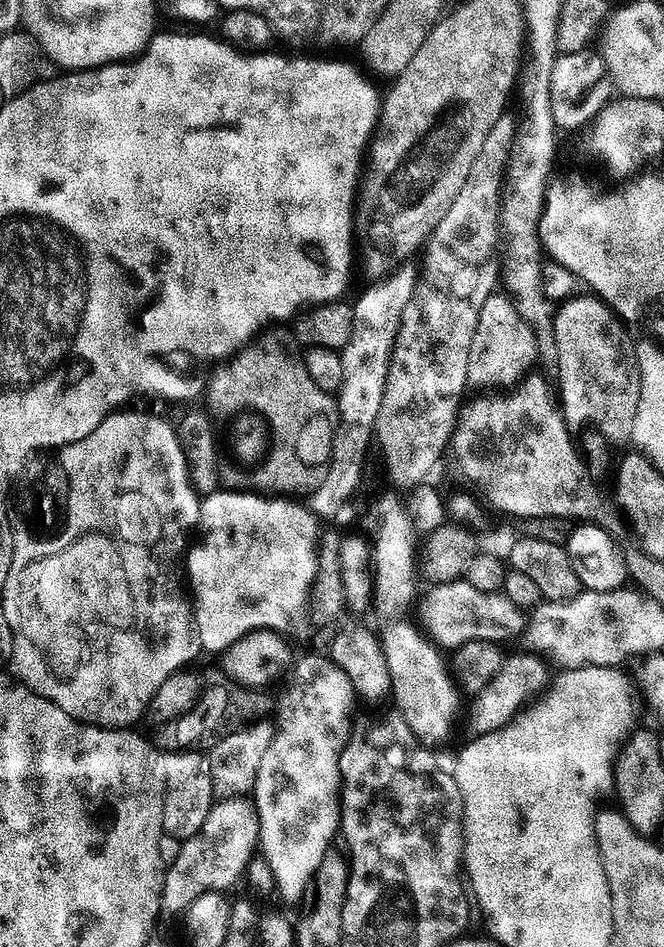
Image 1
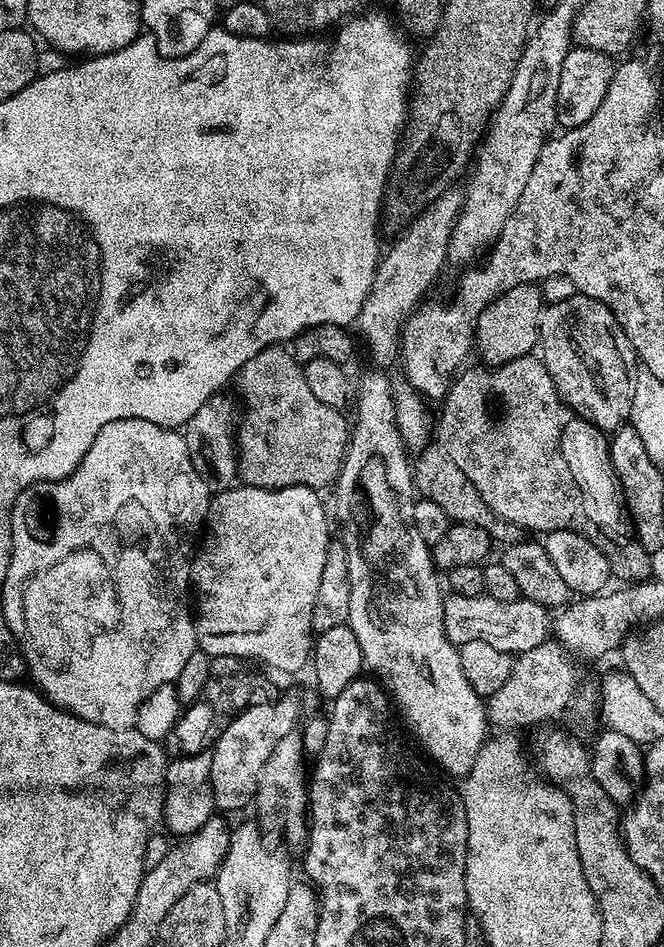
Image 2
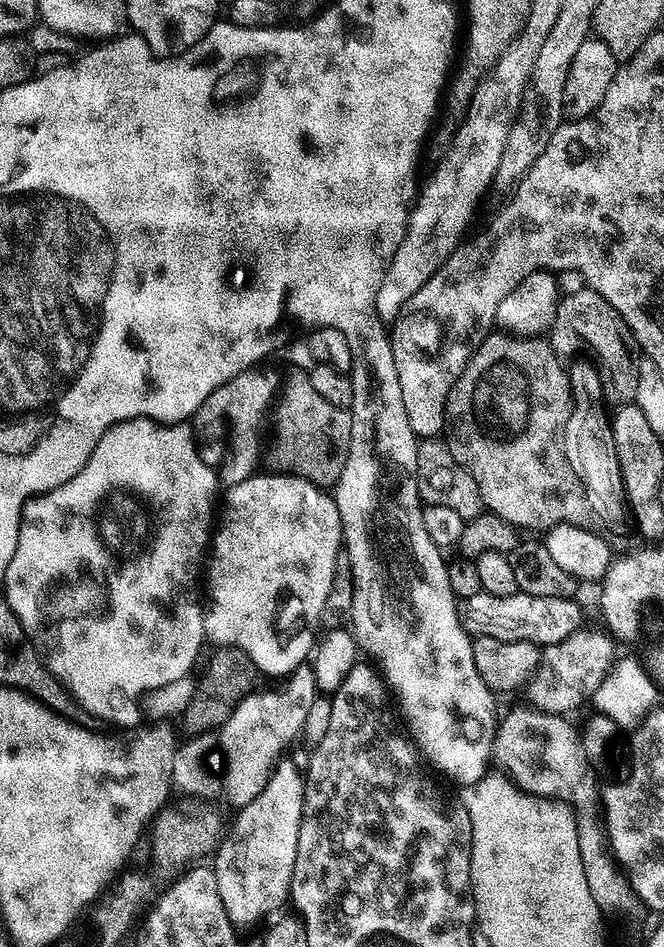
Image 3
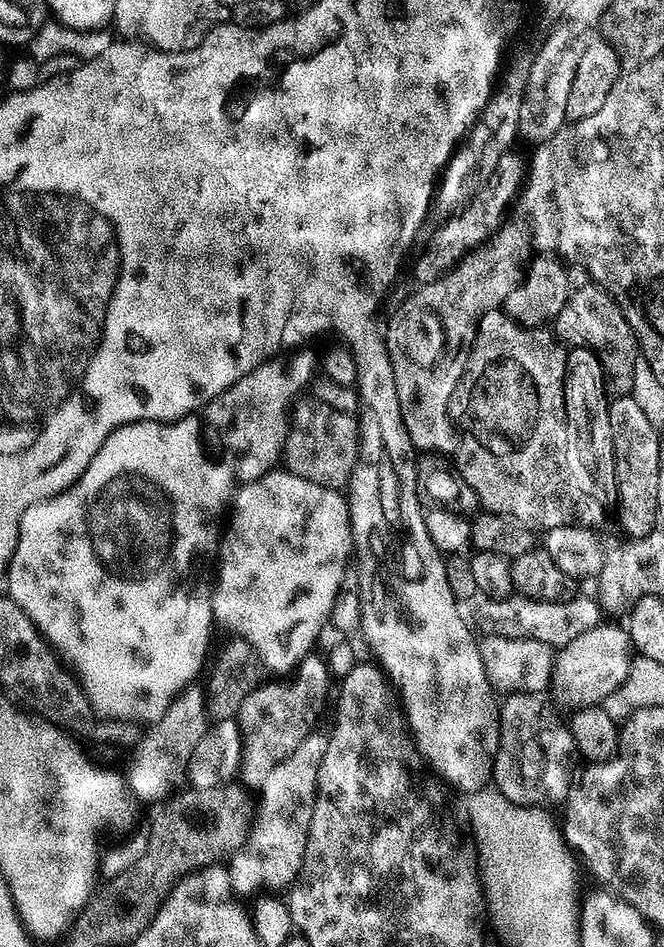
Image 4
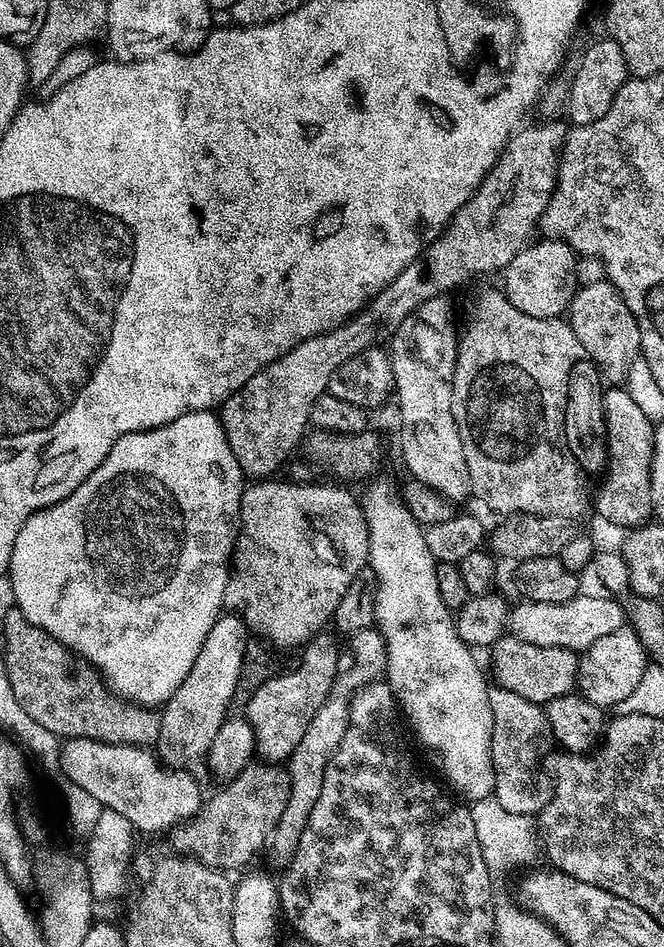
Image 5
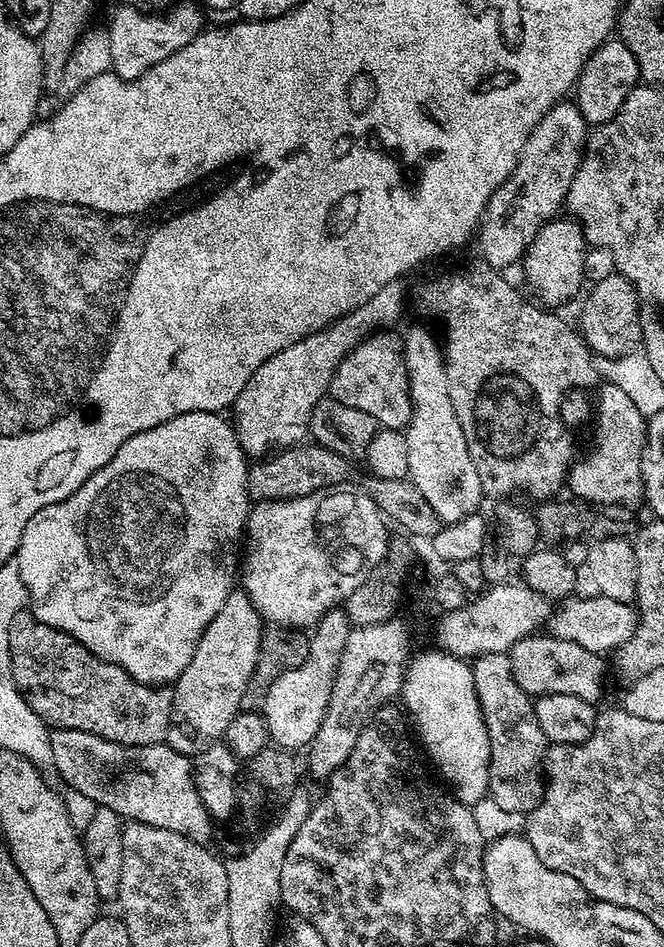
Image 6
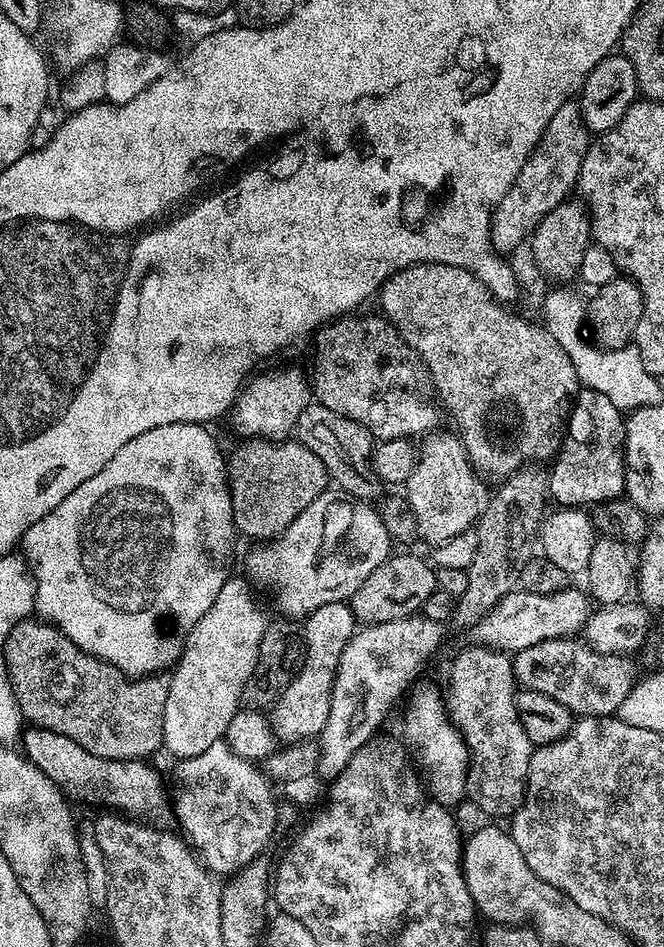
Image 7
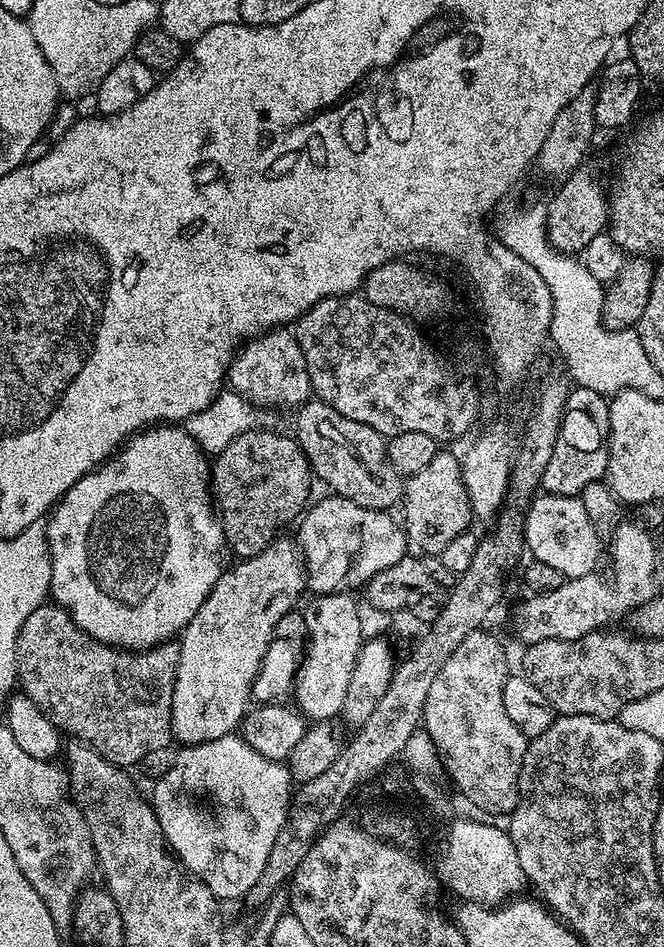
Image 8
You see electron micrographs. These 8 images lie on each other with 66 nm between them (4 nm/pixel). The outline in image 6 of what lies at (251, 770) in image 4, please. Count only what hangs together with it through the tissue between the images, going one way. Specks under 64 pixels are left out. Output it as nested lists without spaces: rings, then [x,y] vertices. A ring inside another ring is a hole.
[[[343,607],[331,608],[311,629],[309,640],[309,656],[302,666],[294,670],[286,670],[275,678],[263,696],[262,719],[271,743],[277,748],[300,750],[311,745],[314,734],[326,714],[326,706],[330,702],[332,683],[336,677],[336,667],[342,654],[342,646],[346,646],[346,638],[350,631],[350,623]]]

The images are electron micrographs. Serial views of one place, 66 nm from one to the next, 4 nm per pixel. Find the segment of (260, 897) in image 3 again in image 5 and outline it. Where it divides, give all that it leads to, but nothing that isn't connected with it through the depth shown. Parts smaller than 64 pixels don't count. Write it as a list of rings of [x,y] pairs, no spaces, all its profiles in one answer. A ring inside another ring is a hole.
[[[375,627],[362,629],[347,637],[348,649],[343,649],[338,660],[339,671],[336,673],[336,680],[332,683],[330,694],[322,706],[310,718],[310,726],[306,726],[306,734],[302,734],[302,742],[292,751],[286,761],[288,774],[288,805],[282,810],[282,818],[278,818],[276,829],[270,837],[270,849],[276,856],[291,857],[299,842],[299,836],[314,810],[319,790],[322,788],[328,759],[335,754],[342,738],[346,734],[348,725],[348,703],[352,695],[360,688],[368,684],[375,684],[385,675],[388,667],[388,655],[386,646],[379,631]]]

